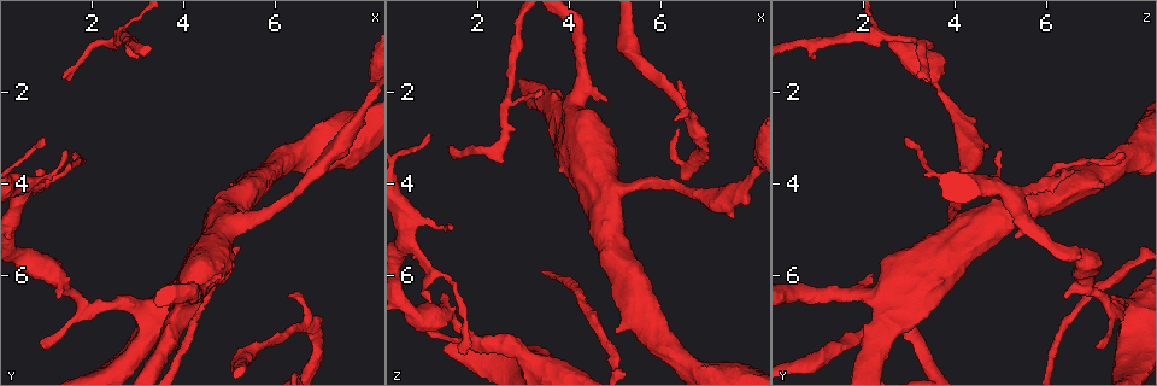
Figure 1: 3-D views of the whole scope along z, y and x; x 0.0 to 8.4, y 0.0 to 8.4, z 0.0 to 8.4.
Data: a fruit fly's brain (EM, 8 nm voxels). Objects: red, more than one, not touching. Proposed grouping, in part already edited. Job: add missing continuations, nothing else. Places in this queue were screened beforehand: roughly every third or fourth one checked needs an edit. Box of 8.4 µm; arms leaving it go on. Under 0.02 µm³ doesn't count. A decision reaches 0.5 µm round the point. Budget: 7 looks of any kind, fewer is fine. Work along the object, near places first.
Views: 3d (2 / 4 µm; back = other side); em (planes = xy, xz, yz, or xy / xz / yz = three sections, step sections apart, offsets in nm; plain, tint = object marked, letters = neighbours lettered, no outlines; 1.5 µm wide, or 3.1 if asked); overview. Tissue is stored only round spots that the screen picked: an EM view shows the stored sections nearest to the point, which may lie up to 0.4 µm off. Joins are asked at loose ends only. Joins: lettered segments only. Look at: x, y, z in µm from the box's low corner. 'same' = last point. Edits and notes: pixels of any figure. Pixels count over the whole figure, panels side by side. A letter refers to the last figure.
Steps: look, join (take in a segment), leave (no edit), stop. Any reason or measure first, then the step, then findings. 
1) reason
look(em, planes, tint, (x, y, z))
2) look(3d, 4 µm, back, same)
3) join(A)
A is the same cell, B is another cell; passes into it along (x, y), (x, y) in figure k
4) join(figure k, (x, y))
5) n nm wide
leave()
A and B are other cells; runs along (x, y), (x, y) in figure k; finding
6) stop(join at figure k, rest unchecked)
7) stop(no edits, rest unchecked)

an open end
look(em, xz, step 8, tint, (1.35, 1.75, 3.15))

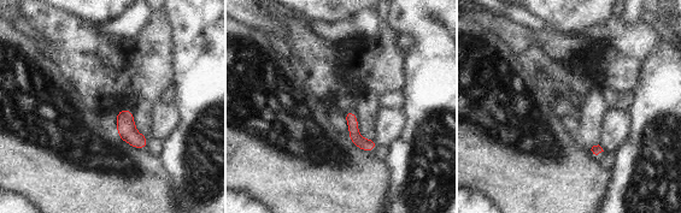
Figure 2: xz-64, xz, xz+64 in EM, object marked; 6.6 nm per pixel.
look(em, xy, step 8, tint, same)

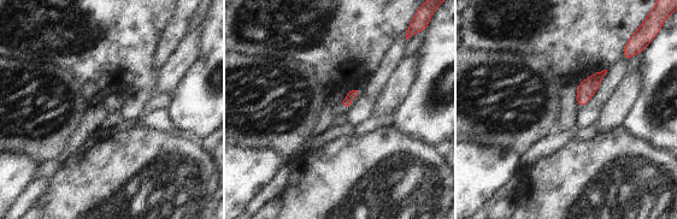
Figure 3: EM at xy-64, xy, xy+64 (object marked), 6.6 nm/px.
what lies round it
look(em, xy, step 8, letters, same)

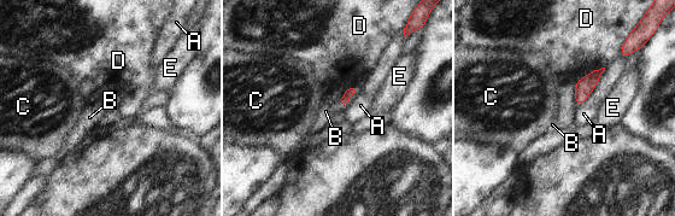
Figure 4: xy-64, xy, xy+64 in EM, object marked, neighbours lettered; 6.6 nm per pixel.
A touches over 320 nm
join(B)
B is the same cell, A, C, D and E are other cells; passes into it along (353, 89), (352, 94), (326, 111) in figure 4; it goes on there

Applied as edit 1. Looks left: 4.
look(overview)

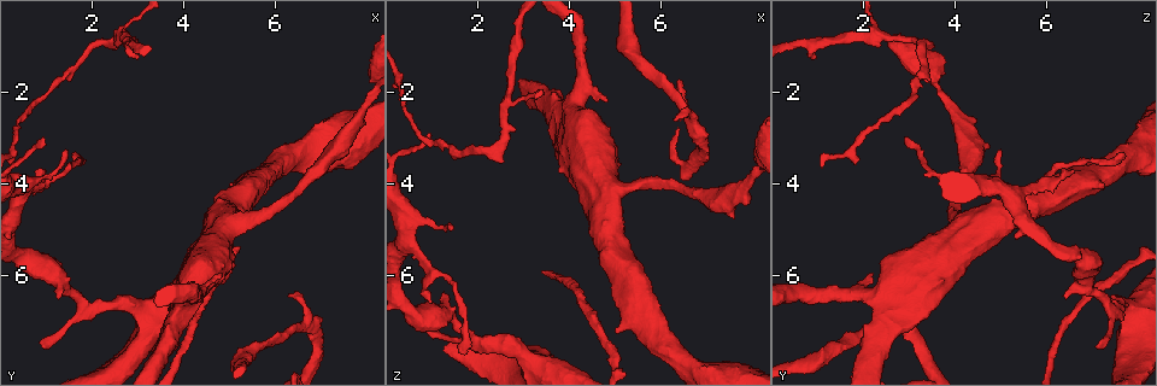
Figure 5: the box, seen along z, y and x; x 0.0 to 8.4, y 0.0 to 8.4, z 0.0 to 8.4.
an open end
look(3d, 2 µm, back, (1.00, 3.75, 6.55))

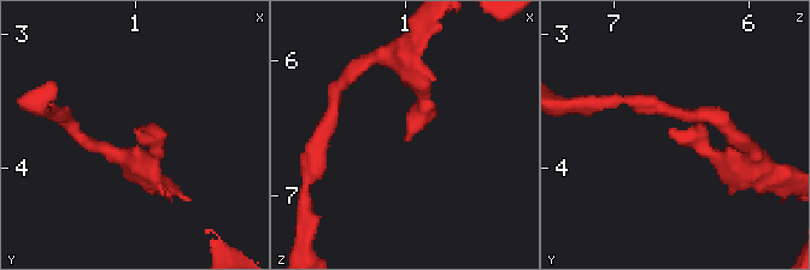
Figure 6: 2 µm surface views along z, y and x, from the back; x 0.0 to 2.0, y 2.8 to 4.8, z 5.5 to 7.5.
need the tissue
look(em, xy, step 8, plain, (0.98, 3.72, 6.60))

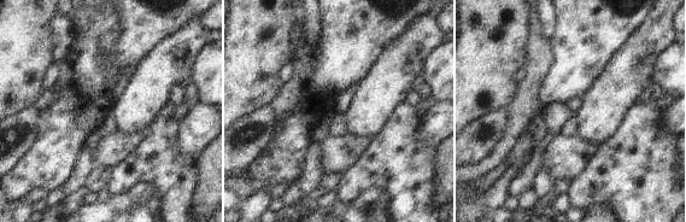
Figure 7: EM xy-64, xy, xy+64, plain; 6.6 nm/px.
look(em, xy, step 8, letters, same)

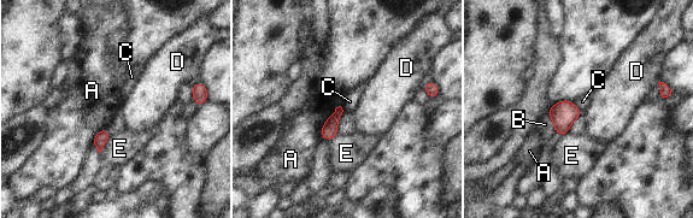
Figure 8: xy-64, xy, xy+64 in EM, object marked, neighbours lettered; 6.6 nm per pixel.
leave()
A, B, C, D and E are other cells; border along (547, 112), (555, 131) in figure 8; none of them fits

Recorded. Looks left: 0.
stop(join at figure 4, rest unchecked)

